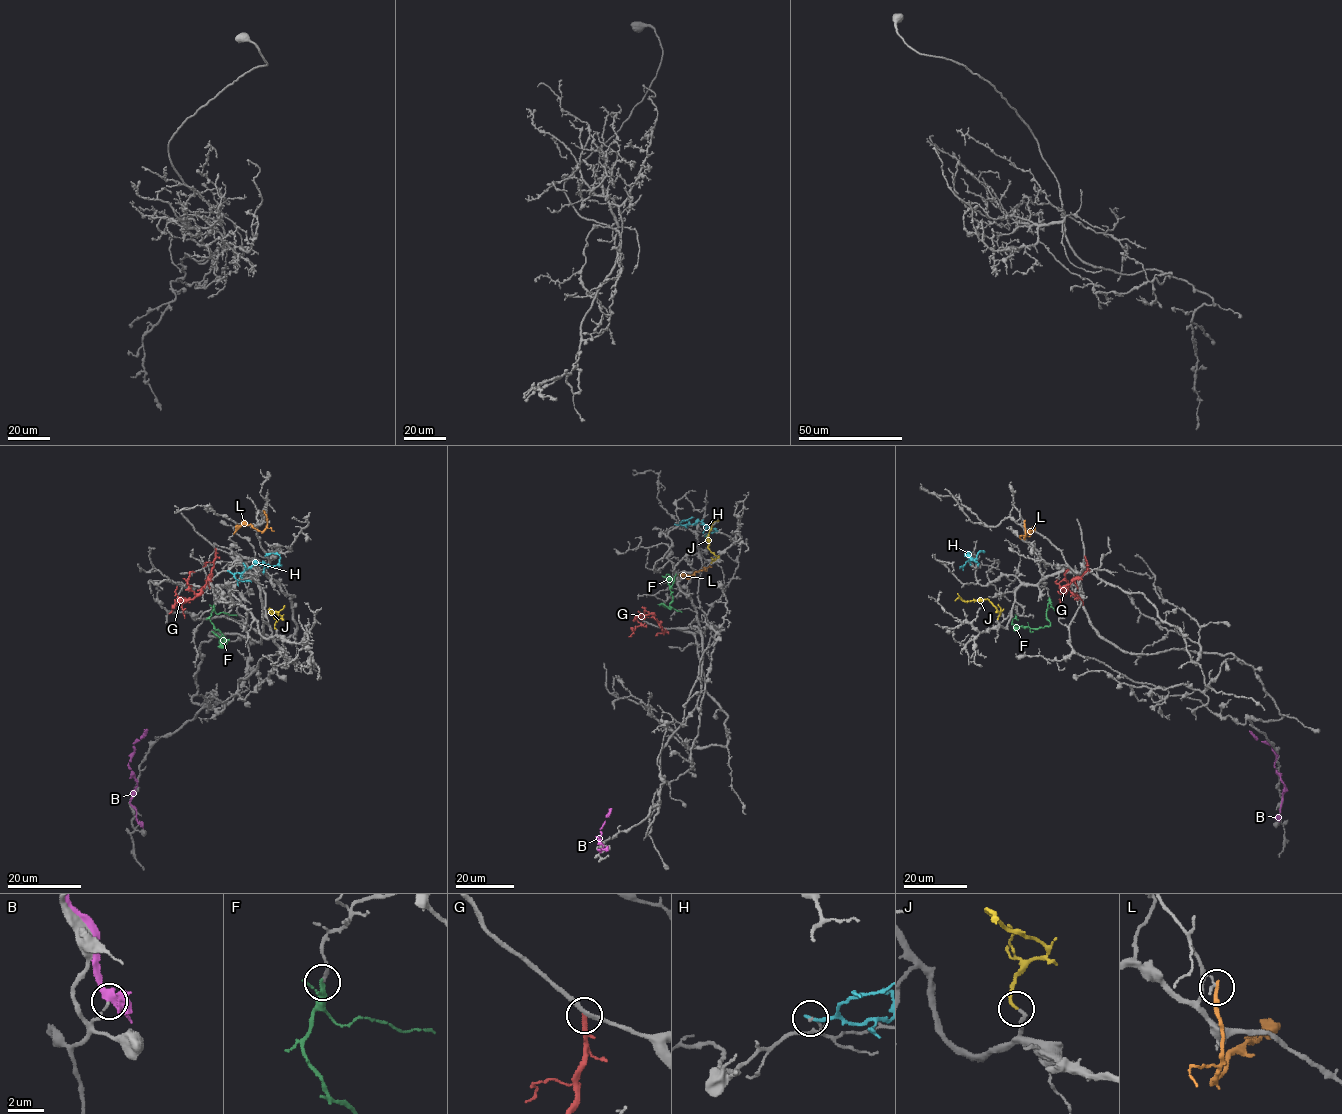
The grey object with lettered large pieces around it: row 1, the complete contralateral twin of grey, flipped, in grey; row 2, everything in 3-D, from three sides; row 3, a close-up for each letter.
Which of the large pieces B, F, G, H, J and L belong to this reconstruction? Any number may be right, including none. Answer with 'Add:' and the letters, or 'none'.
Add: F, J

